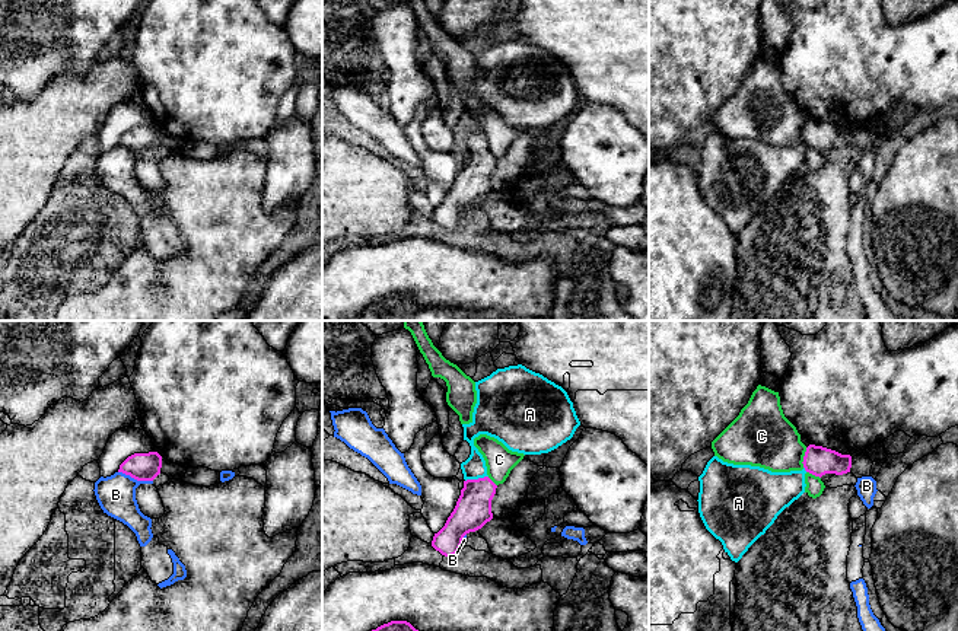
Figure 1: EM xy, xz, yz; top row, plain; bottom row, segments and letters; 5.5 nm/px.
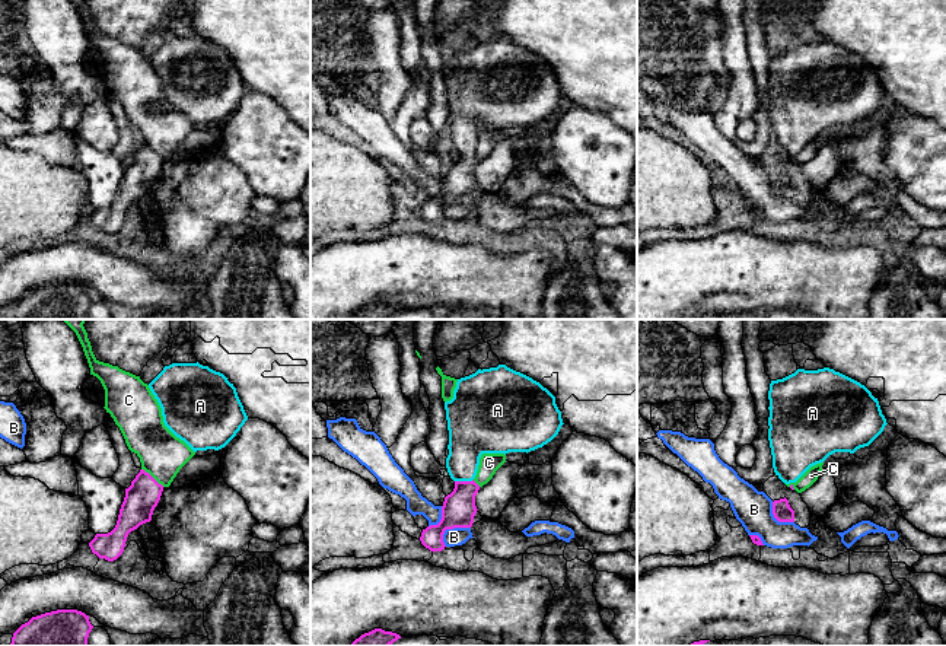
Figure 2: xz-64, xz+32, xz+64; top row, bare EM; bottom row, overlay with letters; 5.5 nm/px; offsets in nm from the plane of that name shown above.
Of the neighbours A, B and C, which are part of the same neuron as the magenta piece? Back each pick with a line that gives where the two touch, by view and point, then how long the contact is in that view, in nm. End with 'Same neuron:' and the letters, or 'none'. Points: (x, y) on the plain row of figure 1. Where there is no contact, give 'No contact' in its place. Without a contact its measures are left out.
A: Touches magenta at xz (476, 153). Shared border 130 nm
Same neuron: A

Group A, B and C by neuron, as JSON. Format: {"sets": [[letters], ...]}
{"sets": [["A"], ["B"], ["C"]]}

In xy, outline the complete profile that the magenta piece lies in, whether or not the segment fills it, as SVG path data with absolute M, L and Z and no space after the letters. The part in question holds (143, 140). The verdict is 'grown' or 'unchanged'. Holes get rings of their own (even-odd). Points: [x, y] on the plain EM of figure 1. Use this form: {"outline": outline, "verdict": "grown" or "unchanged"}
{"outline": "M157 125L134 127L128 130L118 146L130 149L137 154L153 154L162 141L162 130Z", "verdict": "unchanged"}

